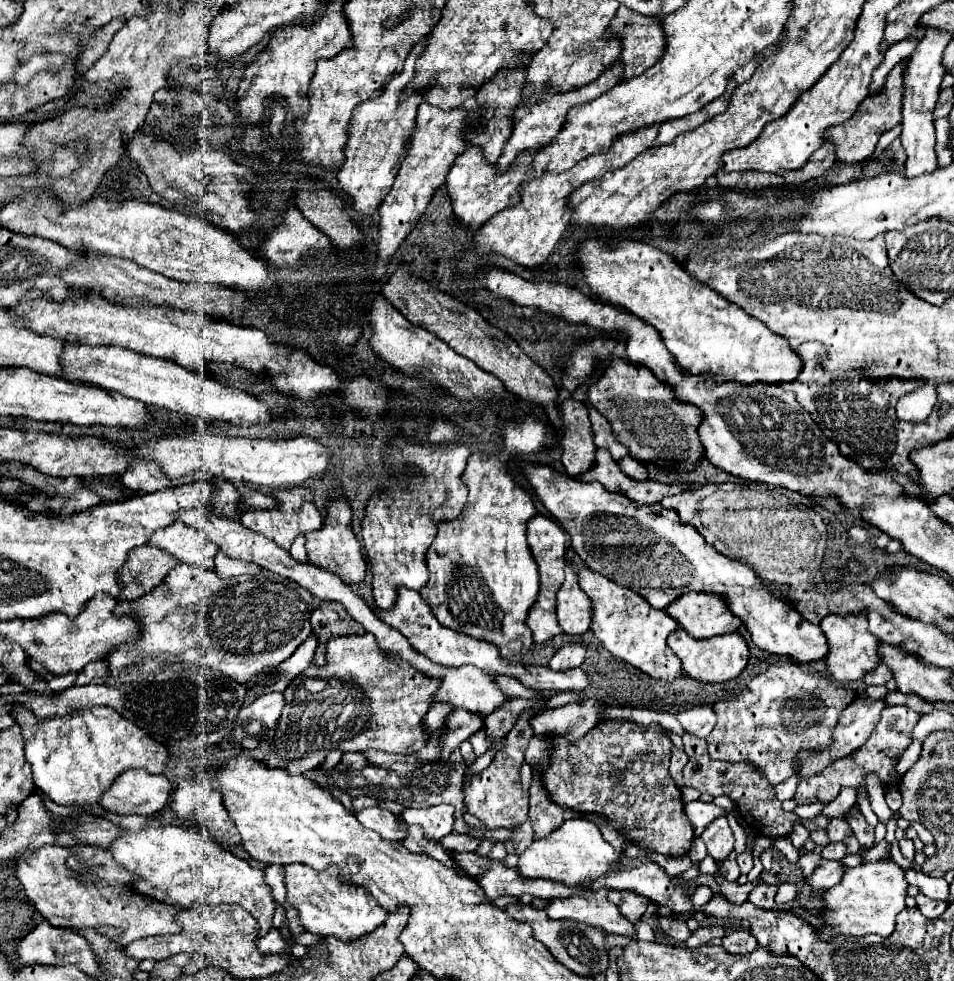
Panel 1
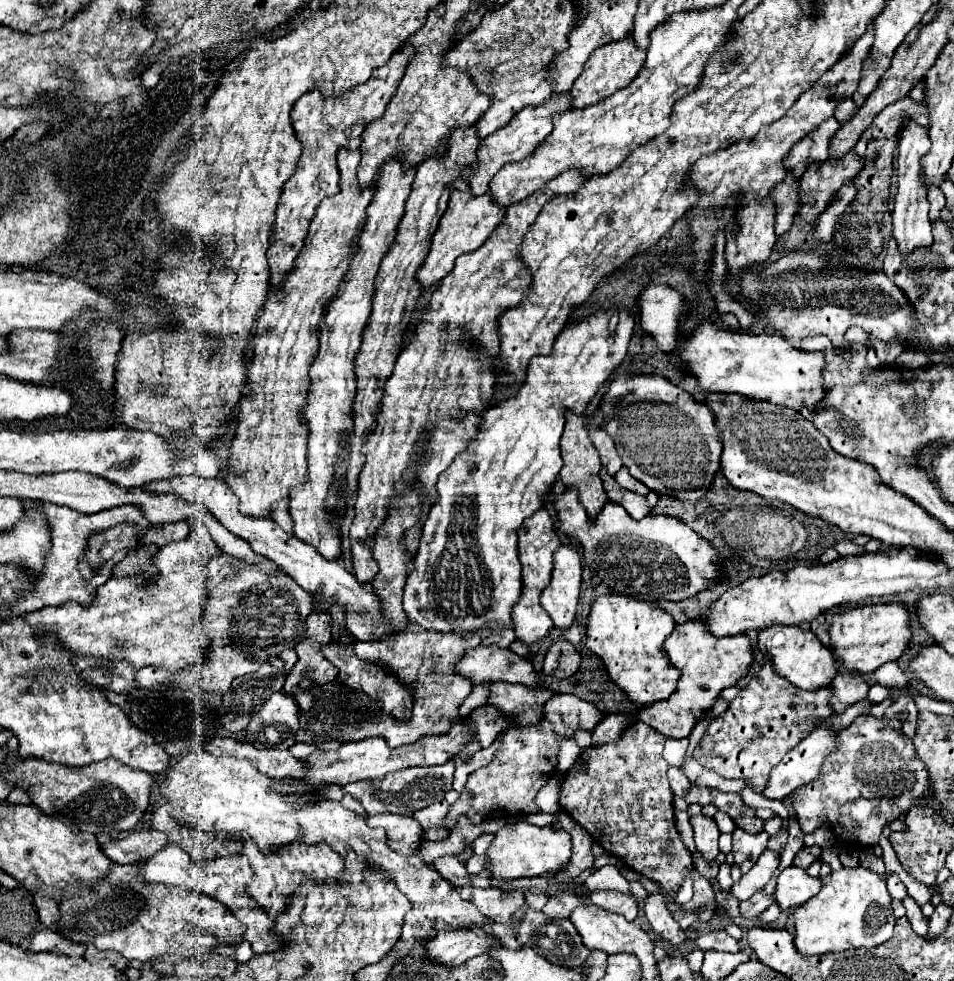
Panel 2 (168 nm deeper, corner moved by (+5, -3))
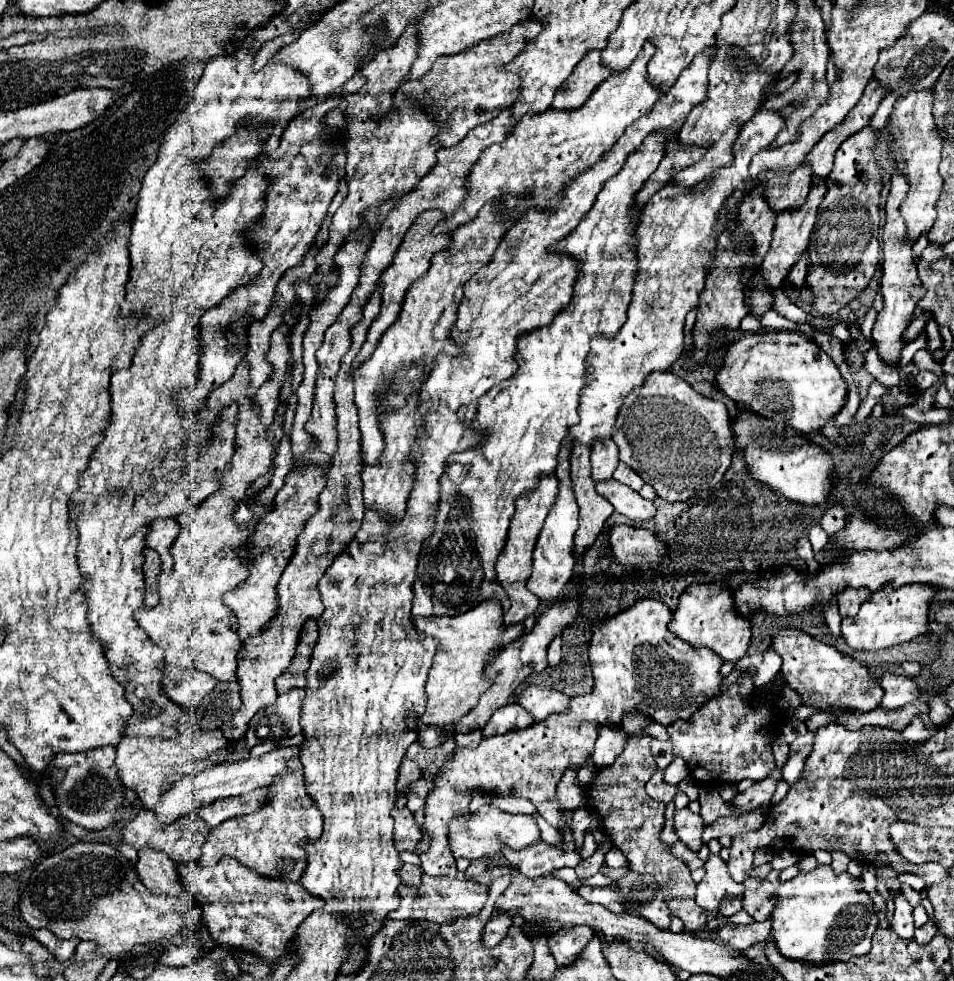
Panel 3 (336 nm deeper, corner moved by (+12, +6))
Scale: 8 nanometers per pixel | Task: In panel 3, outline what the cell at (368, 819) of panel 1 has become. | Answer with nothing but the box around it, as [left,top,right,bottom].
[394,807,423,851]

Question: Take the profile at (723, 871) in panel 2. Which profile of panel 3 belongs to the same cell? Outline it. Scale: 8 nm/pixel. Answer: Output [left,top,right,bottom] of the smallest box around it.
[696,855,744,913]

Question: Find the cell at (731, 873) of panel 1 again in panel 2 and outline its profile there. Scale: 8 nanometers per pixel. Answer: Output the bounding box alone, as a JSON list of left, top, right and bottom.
[693,852,719,880]

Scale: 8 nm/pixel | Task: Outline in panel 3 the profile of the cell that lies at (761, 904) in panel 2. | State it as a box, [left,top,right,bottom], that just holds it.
[718,899,742,917]

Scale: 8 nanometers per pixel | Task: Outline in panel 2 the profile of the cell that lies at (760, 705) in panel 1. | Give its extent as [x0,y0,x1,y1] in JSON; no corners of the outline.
[693,662,833,792]

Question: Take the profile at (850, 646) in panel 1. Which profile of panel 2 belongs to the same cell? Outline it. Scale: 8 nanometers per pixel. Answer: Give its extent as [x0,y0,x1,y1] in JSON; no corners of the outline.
[829,604,909,674]

